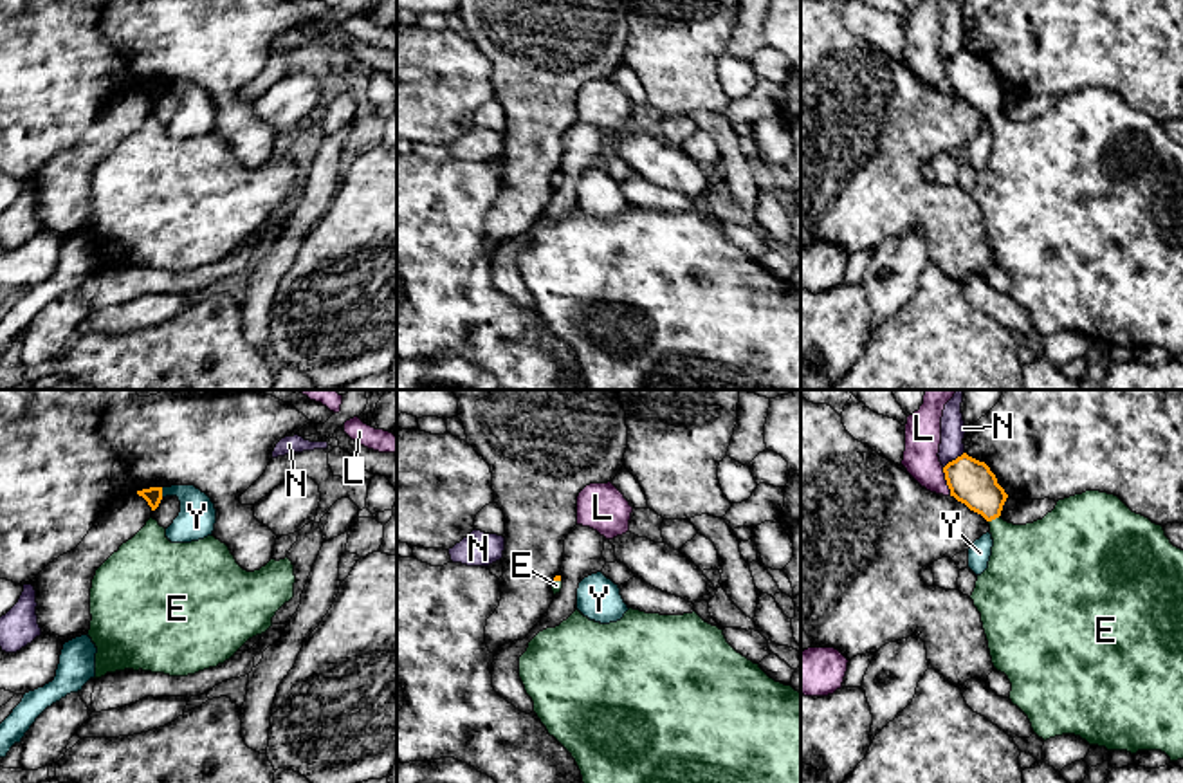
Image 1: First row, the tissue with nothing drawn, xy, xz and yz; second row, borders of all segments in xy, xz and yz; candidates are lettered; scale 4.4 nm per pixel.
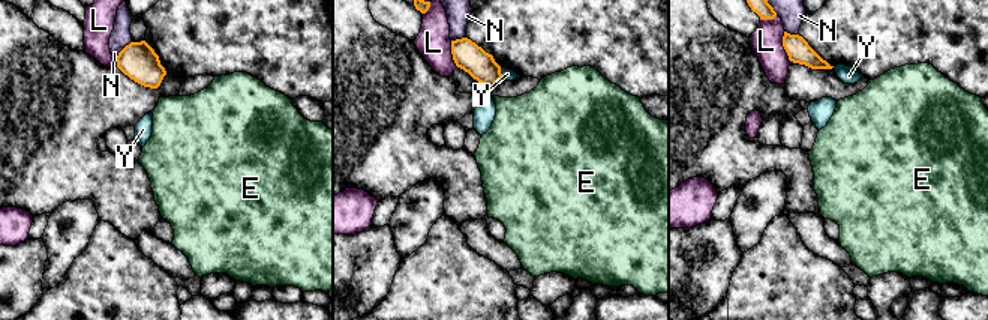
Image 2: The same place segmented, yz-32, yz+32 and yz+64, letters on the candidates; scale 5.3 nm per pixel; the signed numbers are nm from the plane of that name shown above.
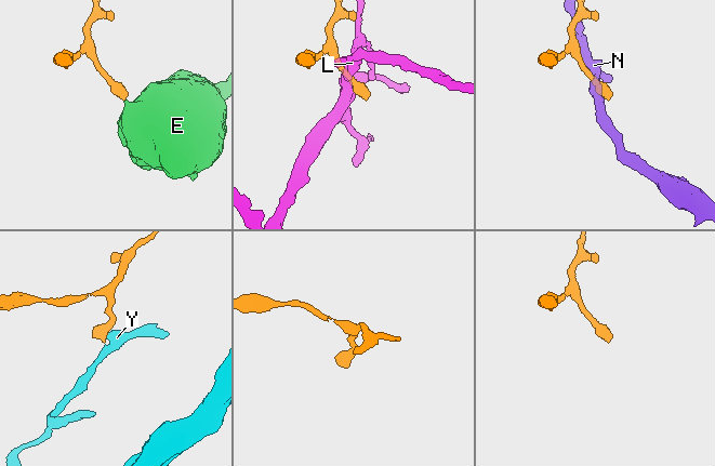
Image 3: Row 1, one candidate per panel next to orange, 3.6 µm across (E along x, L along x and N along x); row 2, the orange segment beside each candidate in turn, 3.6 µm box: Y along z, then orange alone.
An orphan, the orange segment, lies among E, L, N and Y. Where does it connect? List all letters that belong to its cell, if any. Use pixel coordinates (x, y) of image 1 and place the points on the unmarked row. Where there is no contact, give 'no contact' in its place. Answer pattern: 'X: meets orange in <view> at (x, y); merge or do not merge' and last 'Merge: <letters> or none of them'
E: meets orange in yz at (994, 114); merge
L: meets orange in yz at (945, 74); do not merge
N: meets orange in yz at (953, 56); do not merge
Y: meets orange in xy at (161, 89); do not merge
Merge: E

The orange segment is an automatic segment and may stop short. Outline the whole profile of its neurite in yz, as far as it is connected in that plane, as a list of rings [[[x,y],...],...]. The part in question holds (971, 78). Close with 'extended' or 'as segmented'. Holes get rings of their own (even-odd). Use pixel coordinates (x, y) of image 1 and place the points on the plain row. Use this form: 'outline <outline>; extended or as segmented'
outline [[[963,49],[947,60],[943,69],[950,92],[965,99],[970,106],[981,110],[990,121],[994,135],[992,152],[988,164],[977,171],[970,195],[981,209],[992,260],[997,267],[1008,272],[1012,280],[1008,294],[1028,312],[1033,328],[1044,337],[1062,330],[1075,330],[1089,341],[1105,343],[1107,346],[1127,346],[1131,350],[1136,350],[1138,346],[1161,346],[1170,354],[1170,357],[1183,355],[1183,146],[1170,139],[1161,121],[1133,108],[1114,90],[1086,87],[1059,96],[1055,105],[1042,115],[1026,121],[1013,121],[1001,114],[1008,90],[997,79],[995,70],[985,58]]]; extended

